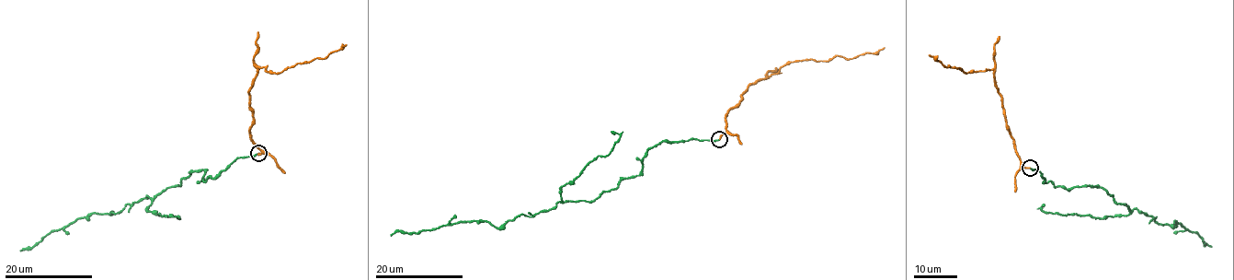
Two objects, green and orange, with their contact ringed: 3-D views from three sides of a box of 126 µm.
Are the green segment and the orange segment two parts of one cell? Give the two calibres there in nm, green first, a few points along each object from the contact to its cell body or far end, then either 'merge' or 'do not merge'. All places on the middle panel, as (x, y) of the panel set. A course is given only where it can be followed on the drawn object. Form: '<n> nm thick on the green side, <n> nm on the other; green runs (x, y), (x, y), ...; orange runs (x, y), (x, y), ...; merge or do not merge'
170 nm thick on the green side, 190 nm on the other; green runs (719, 139), (662, 141), (649, 149), (638, 175), (589, 202), (559, 202), (498, 227), (473, 220), (390, 235); orange runs (719, 139), (726, 133), (730, 110), (755, 82), (792, 62), (828, 61), (836, 55), (851, 59), (884, 47); merge

